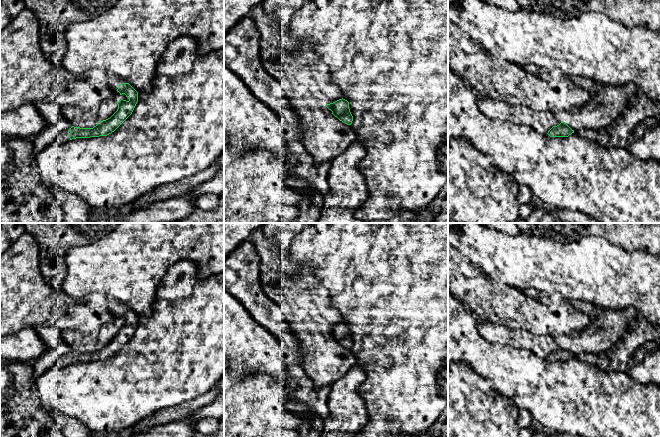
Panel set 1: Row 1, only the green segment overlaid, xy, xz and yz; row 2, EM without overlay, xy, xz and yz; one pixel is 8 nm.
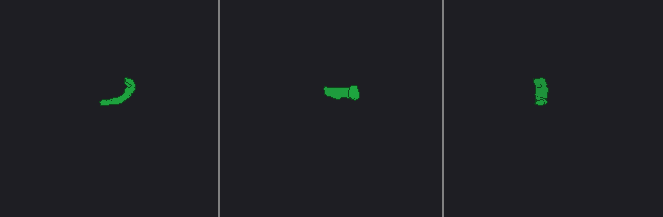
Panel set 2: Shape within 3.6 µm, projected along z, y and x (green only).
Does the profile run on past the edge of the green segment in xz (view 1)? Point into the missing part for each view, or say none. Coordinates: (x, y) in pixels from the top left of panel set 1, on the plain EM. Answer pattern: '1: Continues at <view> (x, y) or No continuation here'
1: No continuation here

